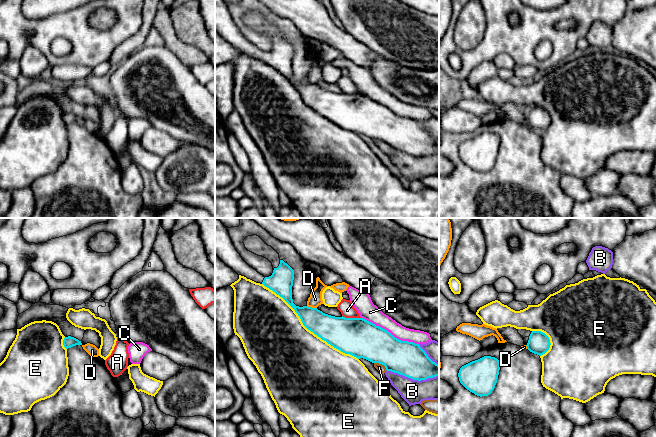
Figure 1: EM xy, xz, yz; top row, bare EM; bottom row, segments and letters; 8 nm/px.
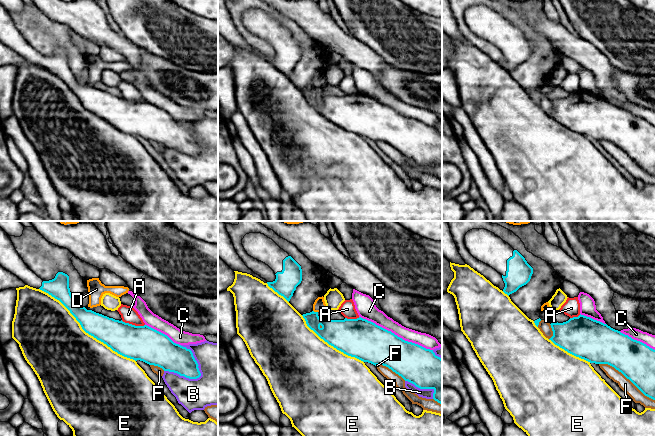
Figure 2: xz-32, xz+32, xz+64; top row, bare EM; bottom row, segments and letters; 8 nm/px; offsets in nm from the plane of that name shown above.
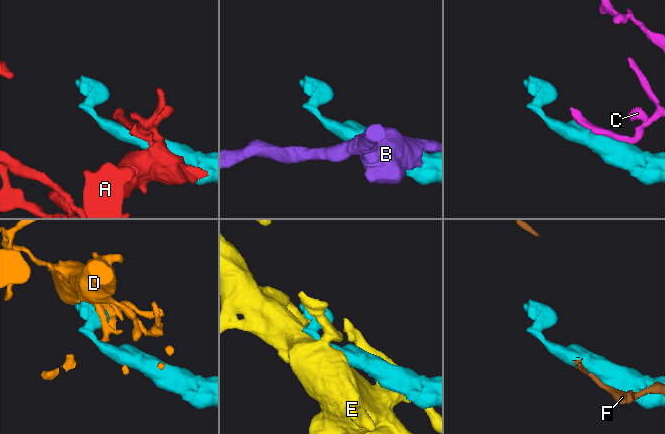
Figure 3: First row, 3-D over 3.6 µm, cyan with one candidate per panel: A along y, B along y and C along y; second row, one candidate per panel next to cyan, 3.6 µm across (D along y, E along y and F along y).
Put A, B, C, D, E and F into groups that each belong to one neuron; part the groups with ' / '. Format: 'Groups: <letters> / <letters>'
Groups: A / B / C D / E / F

